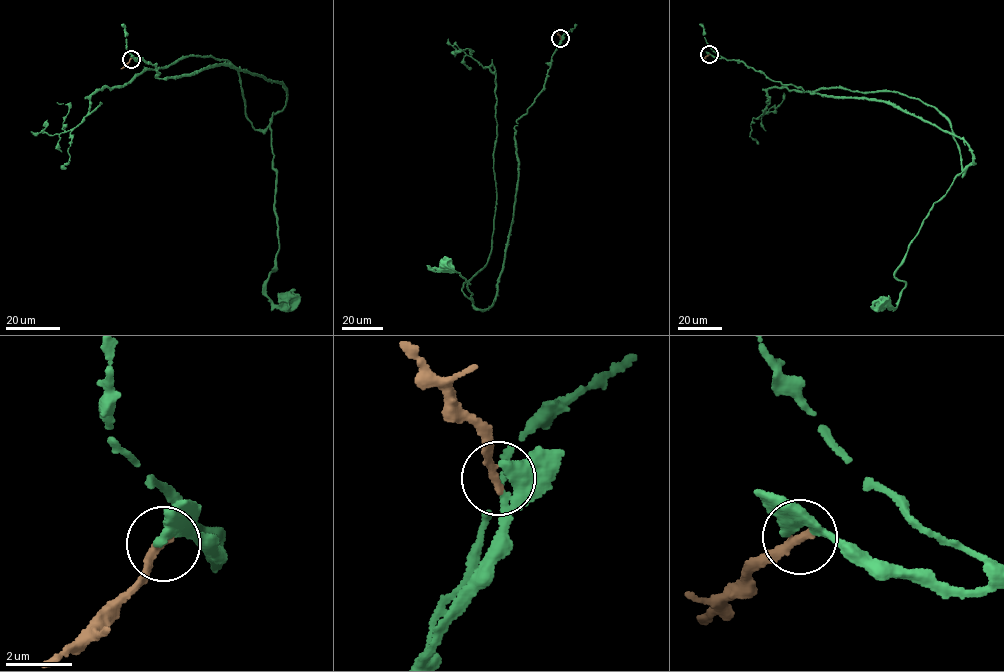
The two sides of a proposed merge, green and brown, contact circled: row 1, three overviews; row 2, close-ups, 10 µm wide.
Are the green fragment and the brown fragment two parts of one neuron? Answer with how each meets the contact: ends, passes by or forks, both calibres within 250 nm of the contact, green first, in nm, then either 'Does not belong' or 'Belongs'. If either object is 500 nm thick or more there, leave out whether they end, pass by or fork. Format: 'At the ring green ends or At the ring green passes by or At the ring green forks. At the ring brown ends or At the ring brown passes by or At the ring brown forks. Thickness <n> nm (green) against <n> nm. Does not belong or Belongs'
At the ring green passes by. At the ring brown ends. Thickness 380 nm (green) against 280 nm. Belongs

